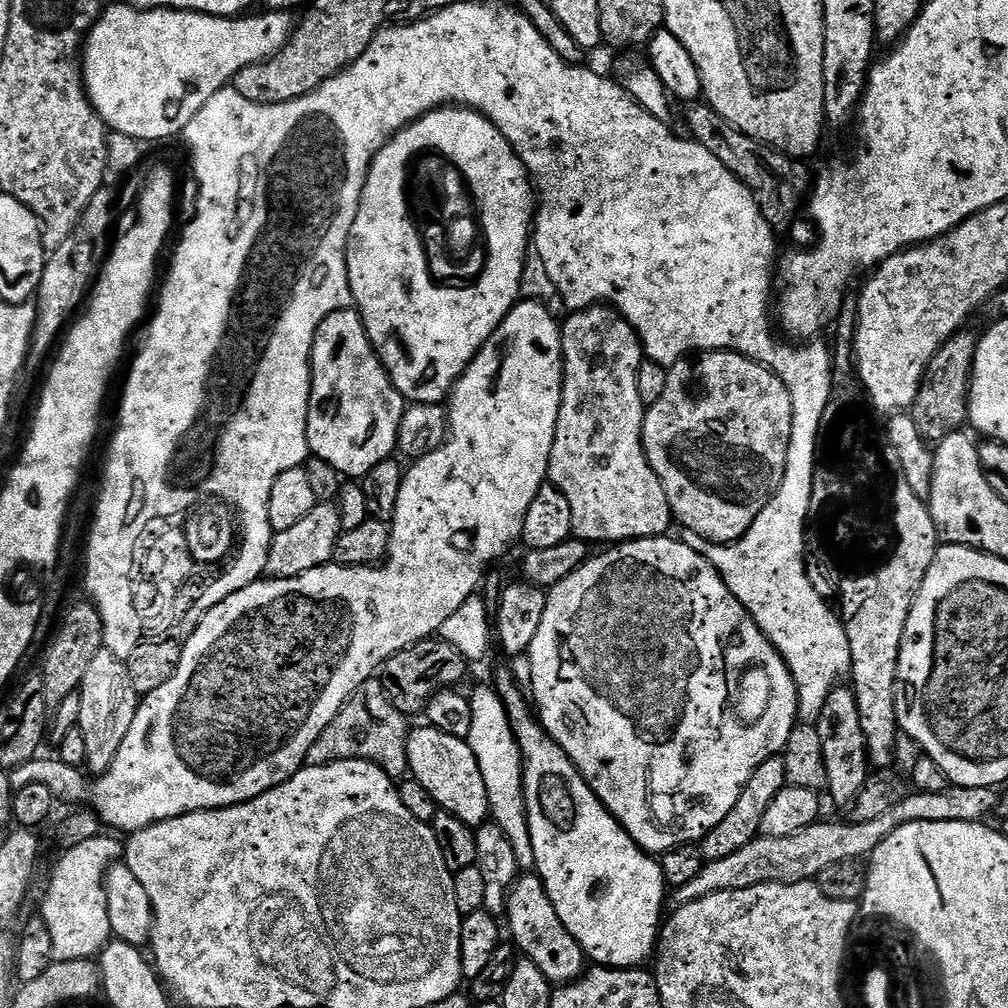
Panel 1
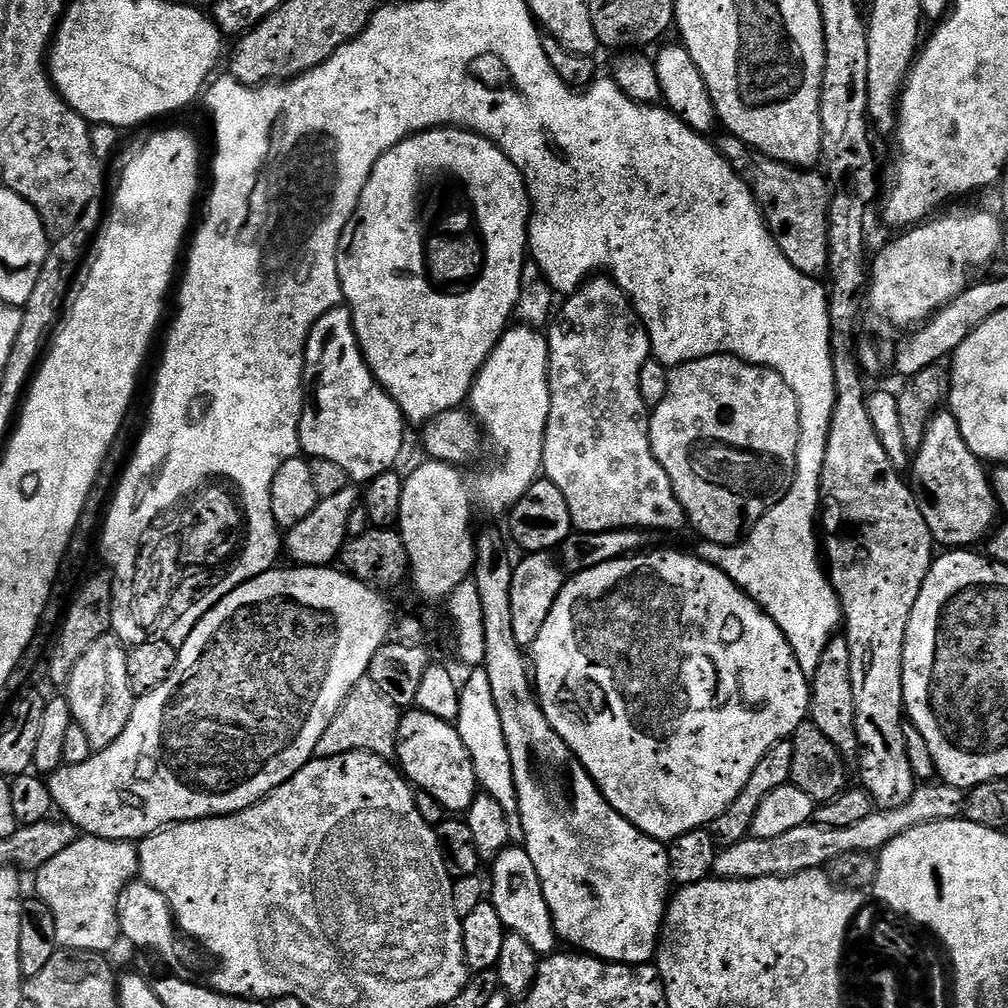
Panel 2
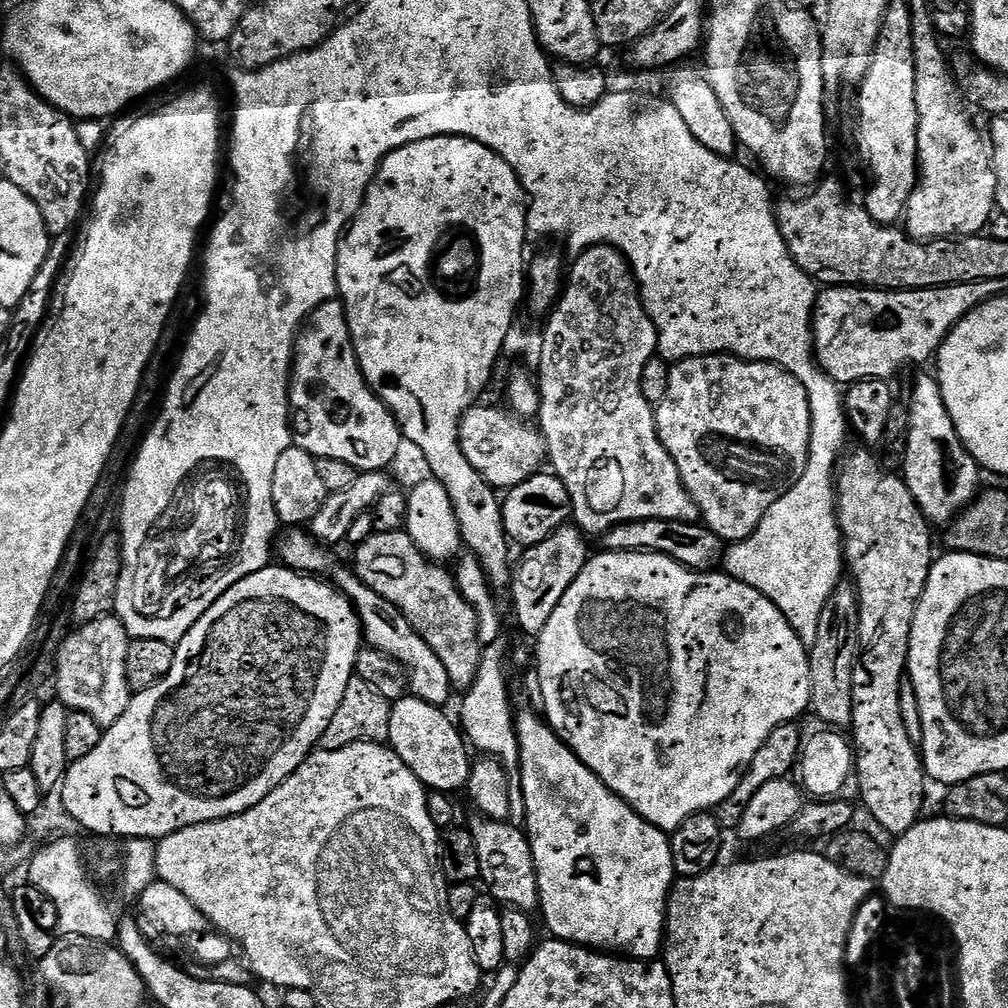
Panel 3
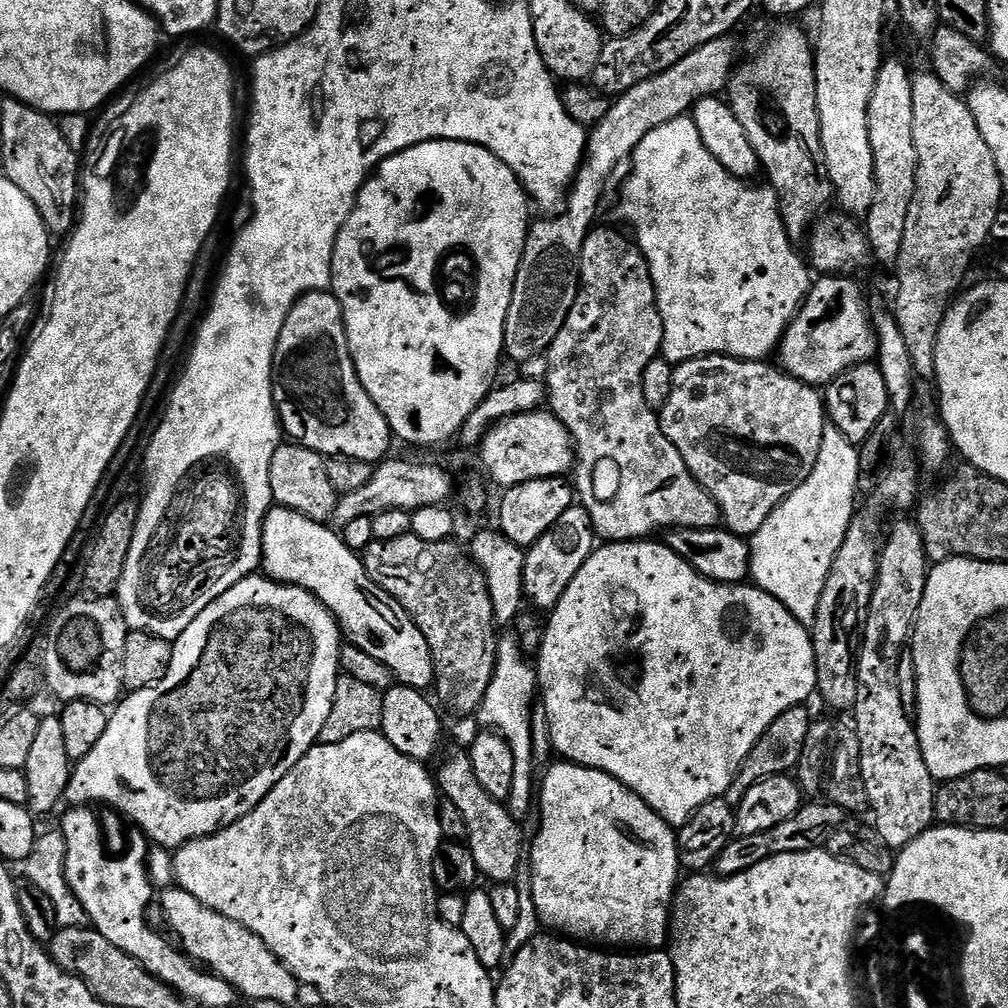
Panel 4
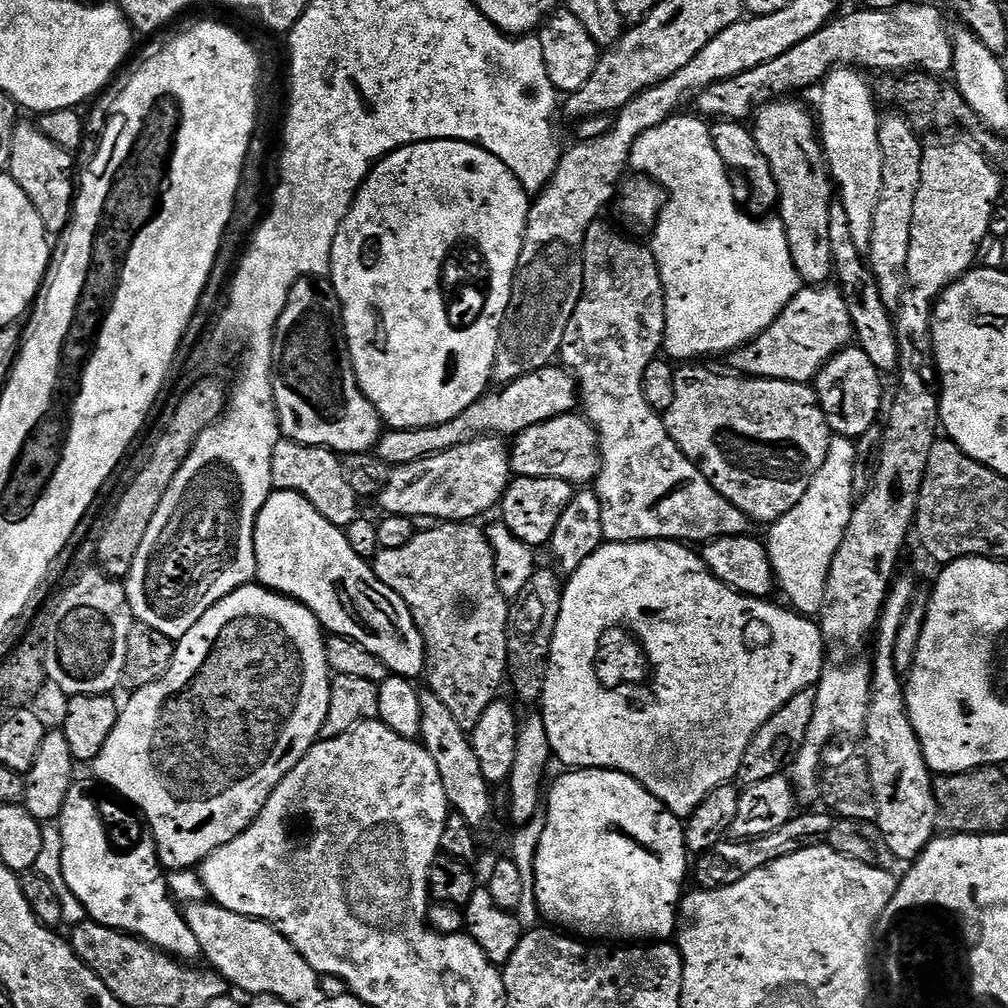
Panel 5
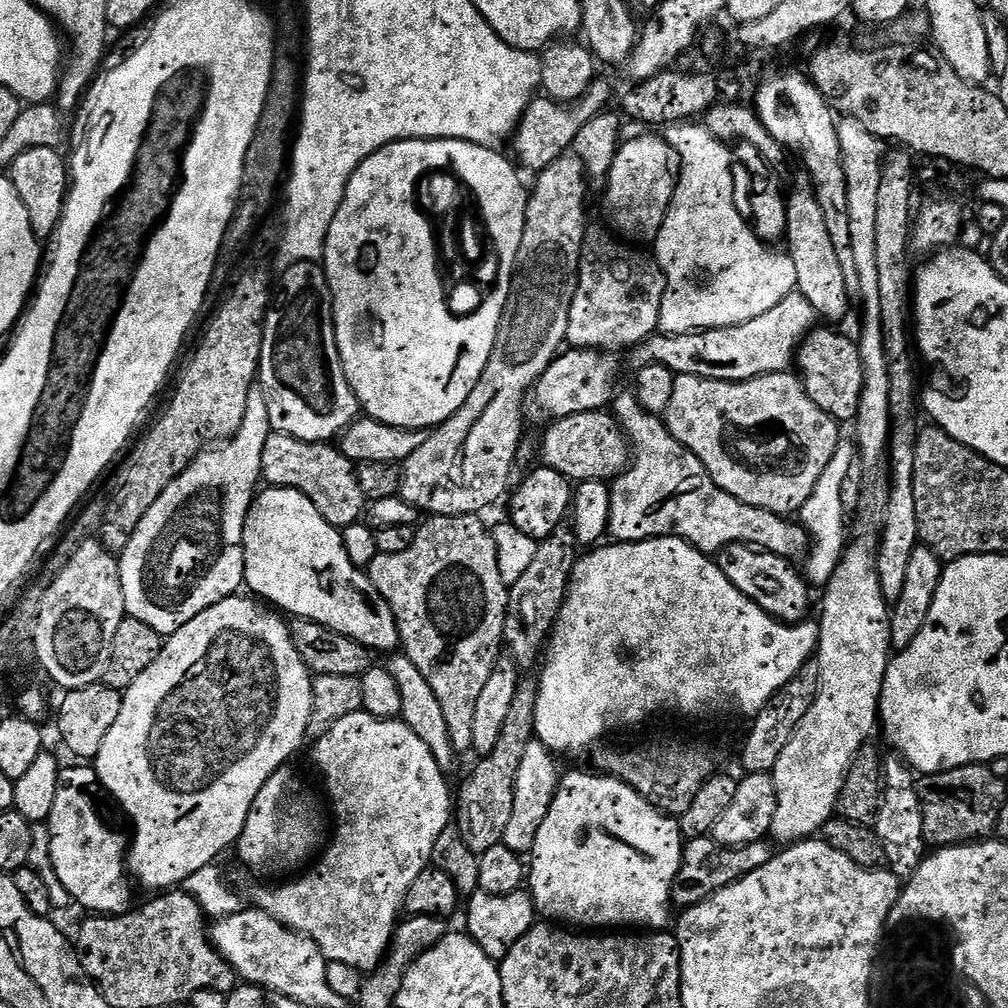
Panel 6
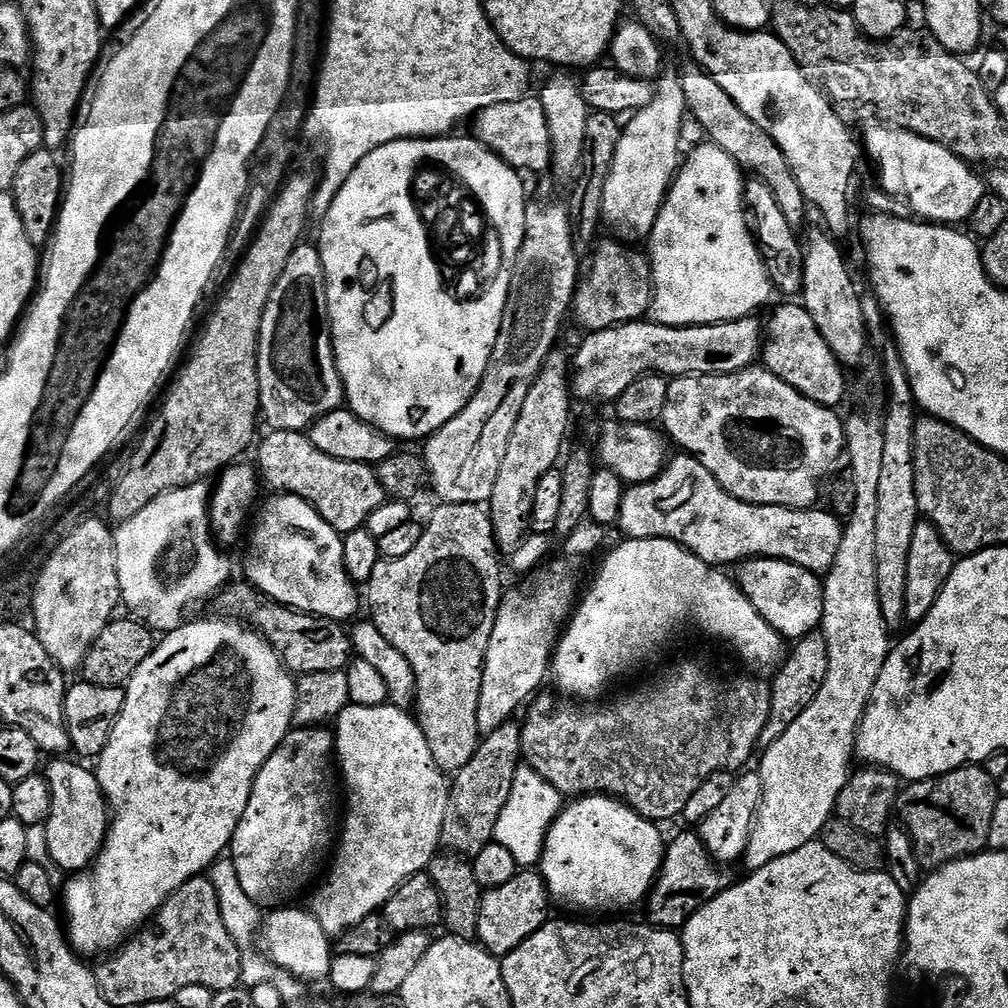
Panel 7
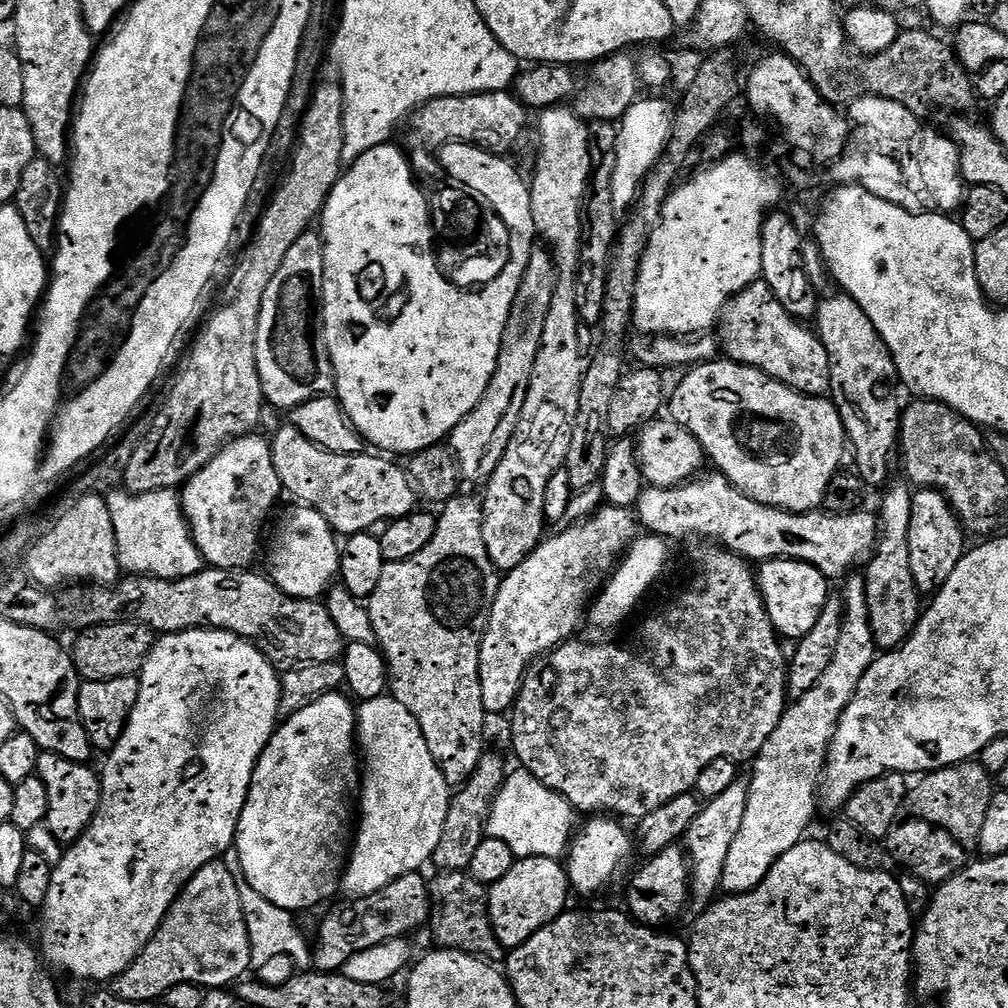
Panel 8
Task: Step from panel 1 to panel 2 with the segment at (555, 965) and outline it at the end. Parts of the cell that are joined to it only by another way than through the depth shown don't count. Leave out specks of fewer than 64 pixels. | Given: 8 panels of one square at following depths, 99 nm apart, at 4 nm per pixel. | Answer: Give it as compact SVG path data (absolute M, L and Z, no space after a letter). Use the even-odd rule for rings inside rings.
M509 846L502 849L491 861L490 867L490 902L494 910L498 910L498 918L502 918L505 929L522 934L522 938L530 942L537 956L543 958L553 955L557 951L556 944L558 945L556 927L552 921L550 906L546 906L546 894L542 894L538 870L534 870L534 862L530 862L527 848Z

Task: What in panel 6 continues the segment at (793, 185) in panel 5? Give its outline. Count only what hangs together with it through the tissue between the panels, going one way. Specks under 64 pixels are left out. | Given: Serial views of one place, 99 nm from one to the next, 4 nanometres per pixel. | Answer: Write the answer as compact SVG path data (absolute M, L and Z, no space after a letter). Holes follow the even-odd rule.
M800 174L786 199L786 251L794 262L796 291L802 293L810 306L814 306L821 321L840 320L847 314L850 300L850 293L846 290L846 274L842 274L842 262L838 262L838 253L834 251L834 241L830 239L822 206L818 206L818 198L812 192L812 181L807 175Z

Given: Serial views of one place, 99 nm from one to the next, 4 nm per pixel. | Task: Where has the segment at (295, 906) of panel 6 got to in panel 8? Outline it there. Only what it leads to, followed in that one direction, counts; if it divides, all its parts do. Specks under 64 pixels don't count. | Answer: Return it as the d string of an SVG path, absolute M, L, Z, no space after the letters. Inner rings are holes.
M385 694L373 700L363 701L359 705L356 713L355 737L358 741L359 755L362 757L362 779L358 784L358 827L354 832L354 839L350 845L350 855L342 877L343 891L348 891L347 895L352 898L381 892L386 886L390 886L390 882L394 882L411 872L420 872L423 869L423 864L427 865L431 861L434 850L438 850L438 842L442 839L442 826L446 826L446 814L450 799L450 785L442 778L442 774L434 762L434 754L430 754L430 746L426 746L426 738L422 734L418 722L410 714L410 710L406 710L406 706L402 706L402 702L398 702L392 695Z

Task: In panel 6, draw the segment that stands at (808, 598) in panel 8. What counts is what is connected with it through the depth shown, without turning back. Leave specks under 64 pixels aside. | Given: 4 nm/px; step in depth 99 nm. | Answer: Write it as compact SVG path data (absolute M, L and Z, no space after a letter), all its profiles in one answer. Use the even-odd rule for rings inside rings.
M728 544L715 553L715 562L730 578L730 582L746 598L750 598L763 612L769 612L777 620L786 624L798 624L805 619L808 612L808 591L810 585L803 575L800 576L791 568L789 561L783 556L775 556L773 552L753 550L747 544Z

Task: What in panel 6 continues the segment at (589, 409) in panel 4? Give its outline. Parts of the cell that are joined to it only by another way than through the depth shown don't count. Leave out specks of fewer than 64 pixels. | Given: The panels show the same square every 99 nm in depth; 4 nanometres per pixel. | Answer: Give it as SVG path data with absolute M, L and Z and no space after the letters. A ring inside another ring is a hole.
M589 227L584 234L580 273L574 302L570 306L567 343L573 348L598 348L616 352L620 348L635 349L653 335L660 326L662 298L666 290L664 272L651 255L639 252L639 247L617 238L611 231ZM631 391L623 392L615 397L614 419L624 429L634 459L630 467L610 484L612 493L608 531L617 541L635 542L655 540L657 536L678 536L705 554L715 554L728 544L747 544L753 549L773 552L775 556L785 558L805 555L810 537L799 523L793 522L789 517L774 514L770 510L746 506L738 498L726 494L726 490L719 488L714 478L710 478L706 466L702 466L702 462L695 454L686 450L686 446L682 446L668 433L668 425L661 417L651 416L645 412Z

